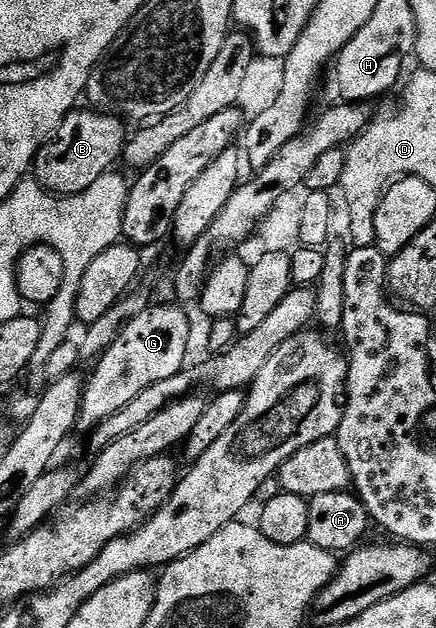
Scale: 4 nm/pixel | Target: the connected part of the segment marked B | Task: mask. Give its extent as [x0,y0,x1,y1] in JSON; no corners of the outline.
[35,109,127,197]

